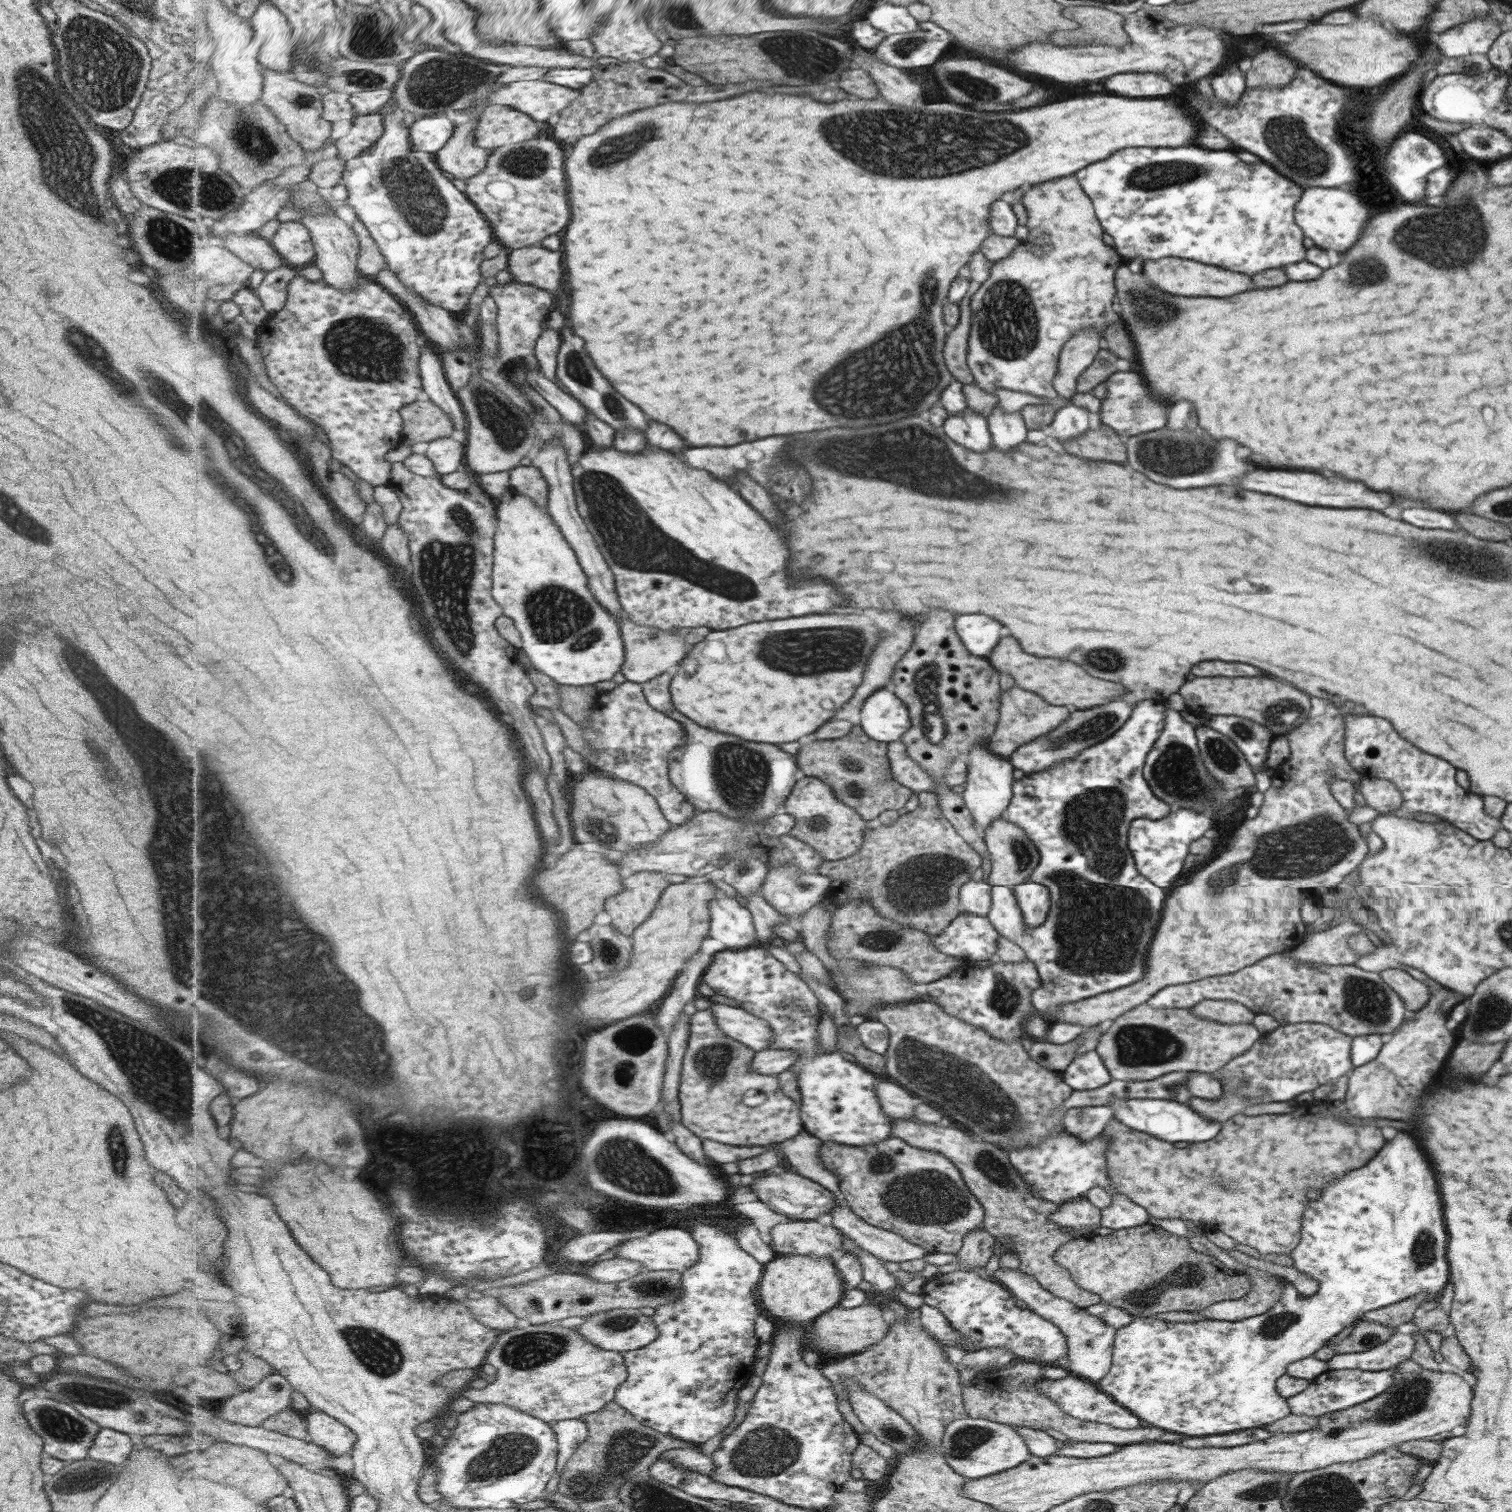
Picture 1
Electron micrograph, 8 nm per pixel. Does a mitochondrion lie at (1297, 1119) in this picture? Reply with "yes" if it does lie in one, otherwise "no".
no

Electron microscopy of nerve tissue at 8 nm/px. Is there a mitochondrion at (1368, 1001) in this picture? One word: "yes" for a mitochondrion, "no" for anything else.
yes

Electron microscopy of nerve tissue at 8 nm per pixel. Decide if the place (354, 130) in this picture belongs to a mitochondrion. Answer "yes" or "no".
no

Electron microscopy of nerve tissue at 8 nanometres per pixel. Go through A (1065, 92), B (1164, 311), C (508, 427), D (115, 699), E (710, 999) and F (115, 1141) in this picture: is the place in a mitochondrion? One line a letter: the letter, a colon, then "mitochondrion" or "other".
A: other
B: mitochondrion
C: mitochondrion
D: other
E: other
F: mitochondrion

